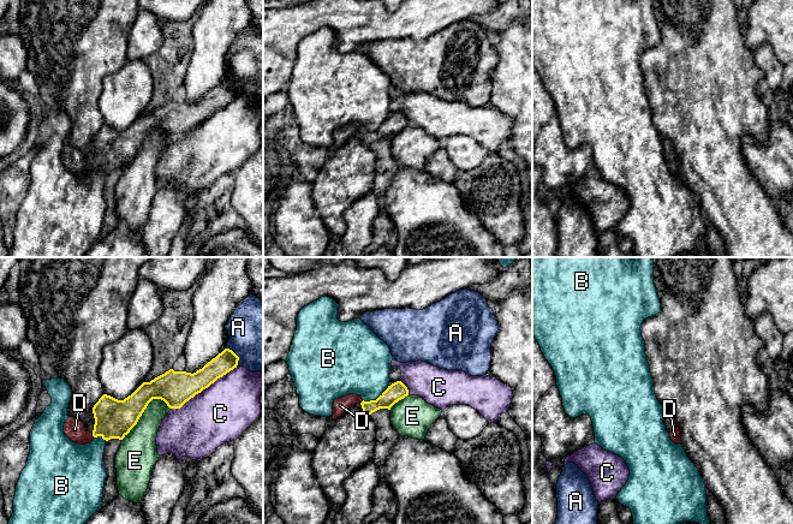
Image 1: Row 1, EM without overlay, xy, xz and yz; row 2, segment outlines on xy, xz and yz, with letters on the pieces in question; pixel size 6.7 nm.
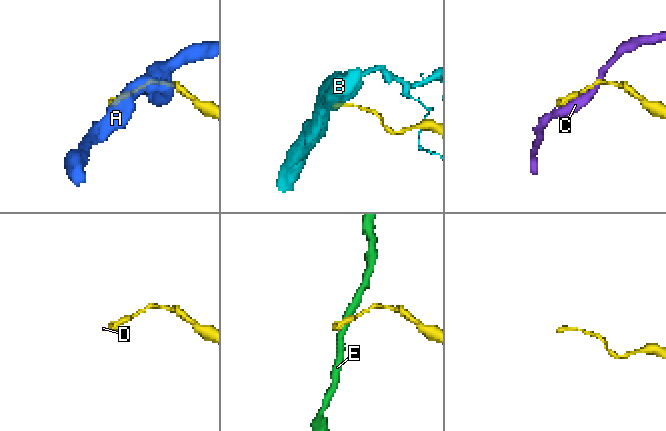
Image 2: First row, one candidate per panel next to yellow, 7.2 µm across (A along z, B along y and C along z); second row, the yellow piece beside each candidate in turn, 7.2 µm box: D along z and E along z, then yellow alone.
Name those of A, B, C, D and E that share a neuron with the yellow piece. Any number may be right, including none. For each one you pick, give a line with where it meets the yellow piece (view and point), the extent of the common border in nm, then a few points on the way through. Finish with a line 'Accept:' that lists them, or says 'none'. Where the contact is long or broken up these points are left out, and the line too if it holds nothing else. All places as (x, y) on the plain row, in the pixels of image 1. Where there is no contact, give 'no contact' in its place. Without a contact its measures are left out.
D: meets yellow in xy at (93, 166); contact 40 nm long; runs through xy (114, 149), (93, 166), (81, 166), (75, 160)
Accept: D

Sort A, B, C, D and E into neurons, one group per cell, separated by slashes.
A C / B / D / E

